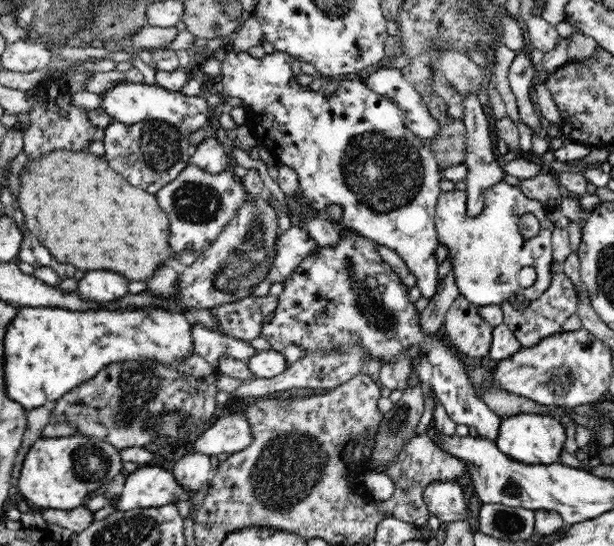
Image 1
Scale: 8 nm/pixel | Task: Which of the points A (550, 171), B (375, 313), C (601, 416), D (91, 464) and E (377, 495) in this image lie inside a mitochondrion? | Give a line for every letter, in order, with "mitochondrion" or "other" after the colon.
A: other
B: mitochondrion
C: other
D: mitochondrion
E: other

